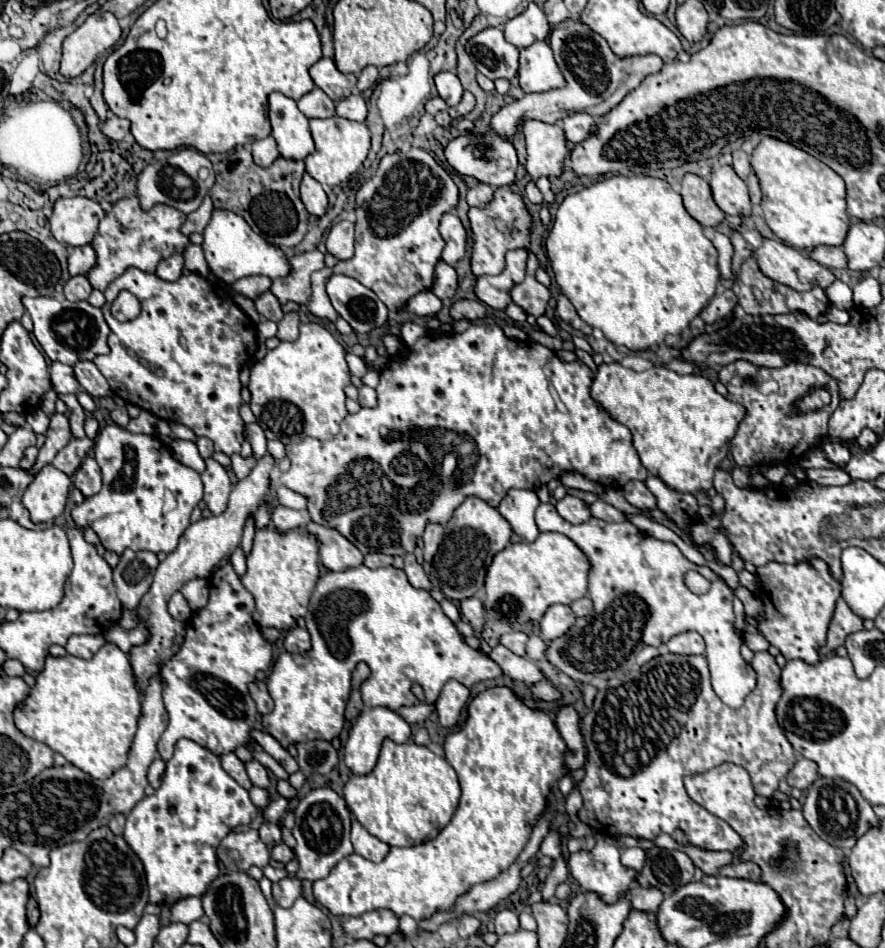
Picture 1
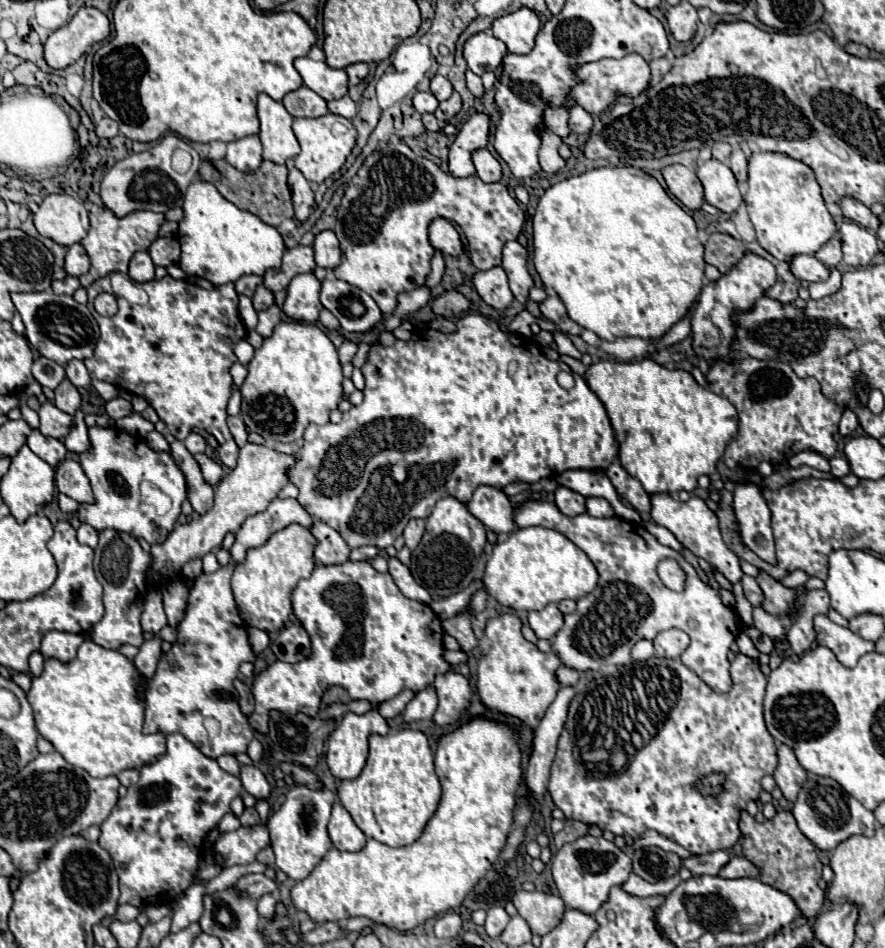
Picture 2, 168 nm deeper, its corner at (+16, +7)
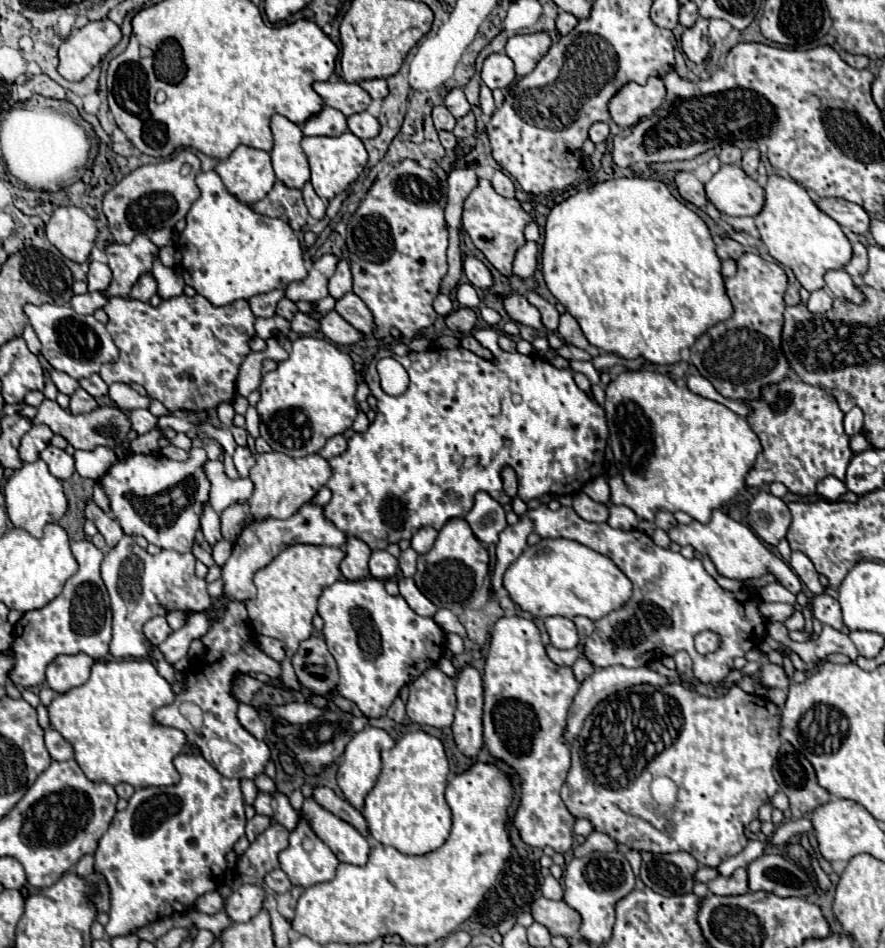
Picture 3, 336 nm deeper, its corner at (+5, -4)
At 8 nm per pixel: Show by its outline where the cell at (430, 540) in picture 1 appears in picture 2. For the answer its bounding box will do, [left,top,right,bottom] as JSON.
[404,519,426,549]

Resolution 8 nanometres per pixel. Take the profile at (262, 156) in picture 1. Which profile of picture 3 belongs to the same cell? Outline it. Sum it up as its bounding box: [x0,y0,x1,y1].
[215,146,275,204]

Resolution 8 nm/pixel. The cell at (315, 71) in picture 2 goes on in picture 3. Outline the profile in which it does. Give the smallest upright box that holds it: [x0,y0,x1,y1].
[313,82,371,116]

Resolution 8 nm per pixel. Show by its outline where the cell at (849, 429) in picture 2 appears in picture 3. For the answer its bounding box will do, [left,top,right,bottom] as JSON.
[845,408,863,436]

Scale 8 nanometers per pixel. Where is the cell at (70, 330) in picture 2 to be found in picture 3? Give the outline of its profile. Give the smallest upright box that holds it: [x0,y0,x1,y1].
[25,304,119,380]

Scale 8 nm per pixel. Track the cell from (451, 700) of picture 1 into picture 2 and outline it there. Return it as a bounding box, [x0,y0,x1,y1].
[434,671,472,725]

